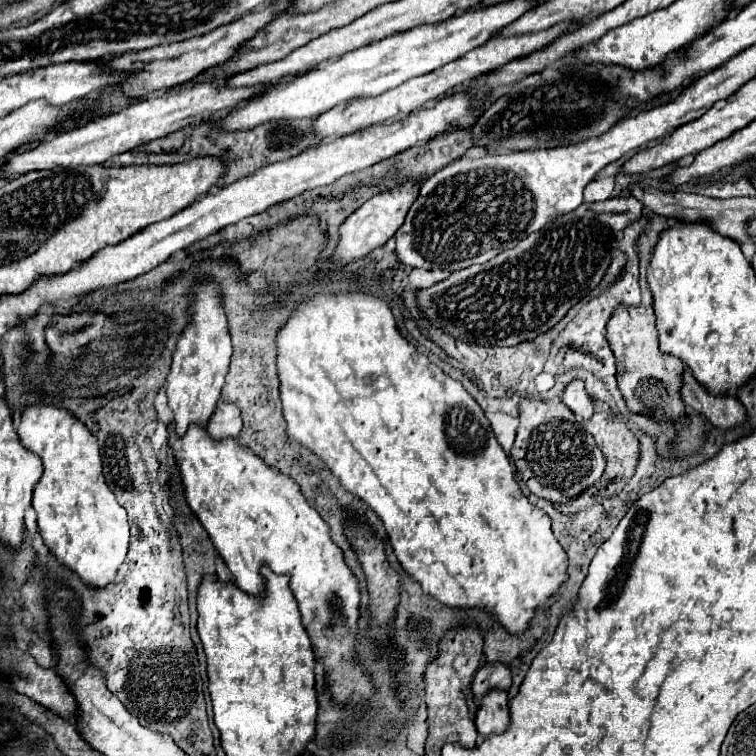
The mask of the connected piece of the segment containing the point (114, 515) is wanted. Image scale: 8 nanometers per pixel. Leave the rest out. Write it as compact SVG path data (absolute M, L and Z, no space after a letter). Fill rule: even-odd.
M38 402L22 410L18 436L44 464L42 480L38 480L32 496L44 544L58 562L80 574L88 586L110 584L126 558L130 532L126 510L104 480L96 436L70 410Z

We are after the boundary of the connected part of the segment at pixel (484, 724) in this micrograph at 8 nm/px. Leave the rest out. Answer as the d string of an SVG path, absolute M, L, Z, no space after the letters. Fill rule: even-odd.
M494 688L494 692L486 694L480 700L480 706L476 712L478 734L482 738L486 738L490 734L504 732L508 728L508 724L510 724L508 696L506 696L506 692L498 692L498 688Z

